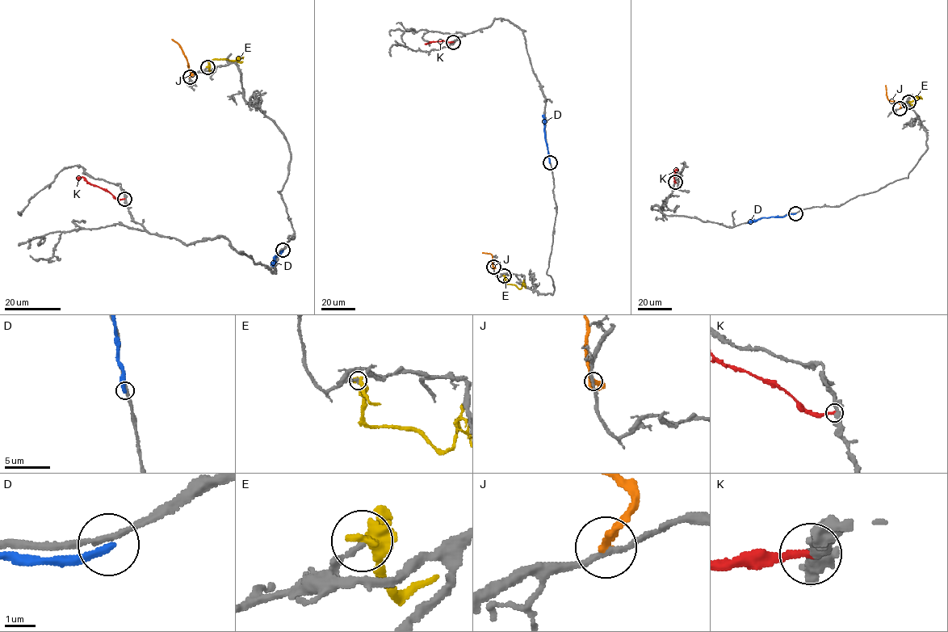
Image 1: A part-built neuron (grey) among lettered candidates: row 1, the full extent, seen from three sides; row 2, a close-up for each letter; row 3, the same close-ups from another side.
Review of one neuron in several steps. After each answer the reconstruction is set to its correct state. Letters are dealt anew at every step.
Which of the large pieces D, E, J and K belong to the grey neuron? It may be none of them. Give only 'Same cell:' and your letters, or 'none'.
Same cell: none

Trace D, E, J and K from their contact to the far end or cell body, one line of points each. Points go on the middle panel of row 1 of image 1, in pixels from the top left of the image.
D: (550, 162), (543, 114)
E: (504, 275), (506, 284), (514, 284), (520, 288), (522, 283), (526, 288)
J: (493, 267), (491, 254), (482, 252)
K: (454, 41), (429, 41), (425, 44)

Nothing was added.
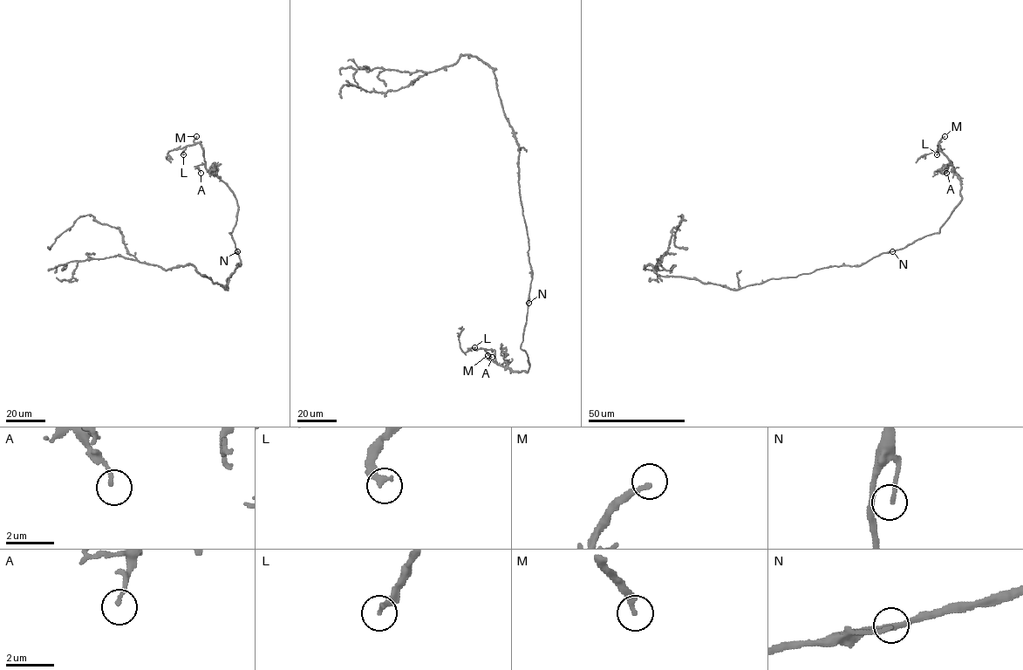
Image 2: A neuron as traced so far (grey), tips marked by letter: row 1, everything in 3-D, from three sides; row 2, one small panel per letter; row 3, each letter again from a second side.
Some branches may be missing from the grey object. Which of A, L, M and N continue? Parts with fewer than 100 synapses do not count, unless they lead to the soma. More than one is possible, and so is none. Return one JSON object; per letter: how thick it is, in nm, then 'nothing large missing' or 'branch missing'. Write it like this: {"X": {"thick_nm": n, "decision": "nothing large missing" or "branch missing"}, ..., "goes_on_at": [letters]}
{"A": {"thick_nm": 130, "decision": "nothing large missing"}, "L": {"thick_nm": 300, "decision": "nothing large missing"}, "M": {"thick_nm": 240, "decision": "branch missing"}, "N": {"thick_nm": 150, "decision": "nothing large missing"}, "goes_on_at": ["M"]}

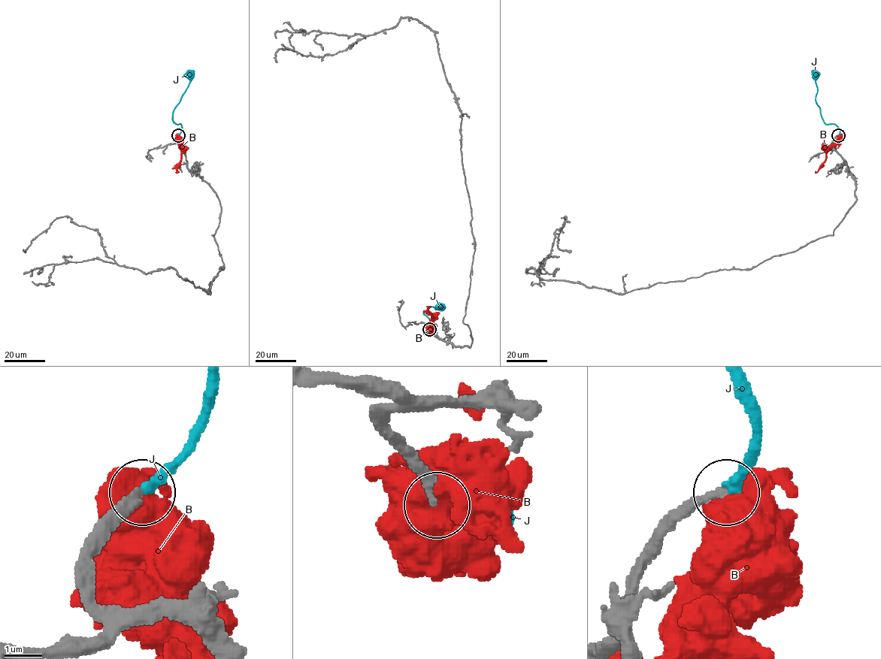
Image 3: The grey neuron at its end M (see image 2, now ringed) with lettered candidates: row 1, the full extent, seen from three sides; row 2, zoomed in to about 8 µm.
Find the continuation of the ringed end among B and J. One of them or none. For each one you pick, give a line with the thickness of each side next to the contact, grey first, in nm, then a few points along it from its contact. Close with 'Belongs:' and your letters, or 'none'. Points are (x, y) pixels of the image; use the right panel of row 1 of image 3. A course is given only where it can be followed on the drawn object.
J: 240 nm thick on the grey side, 240 nm on the other; it runs (838, 135), (839, 128), (832, 124), (826, 124), (816, 104), (815, 76)
Belongs: J

